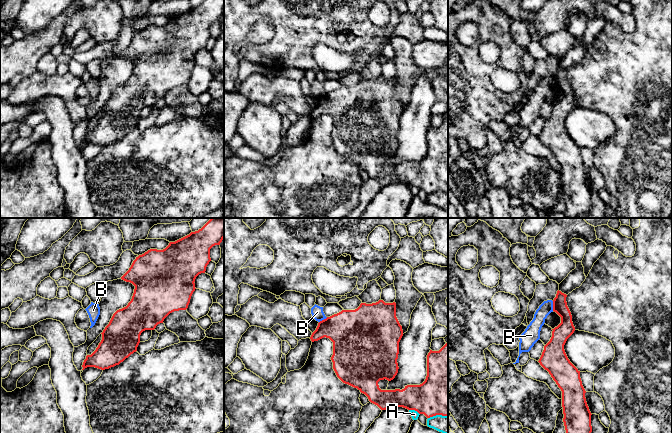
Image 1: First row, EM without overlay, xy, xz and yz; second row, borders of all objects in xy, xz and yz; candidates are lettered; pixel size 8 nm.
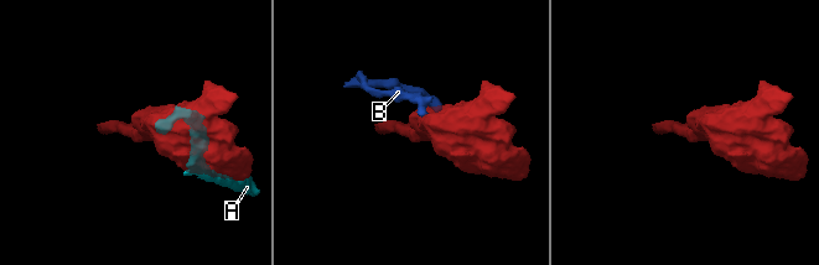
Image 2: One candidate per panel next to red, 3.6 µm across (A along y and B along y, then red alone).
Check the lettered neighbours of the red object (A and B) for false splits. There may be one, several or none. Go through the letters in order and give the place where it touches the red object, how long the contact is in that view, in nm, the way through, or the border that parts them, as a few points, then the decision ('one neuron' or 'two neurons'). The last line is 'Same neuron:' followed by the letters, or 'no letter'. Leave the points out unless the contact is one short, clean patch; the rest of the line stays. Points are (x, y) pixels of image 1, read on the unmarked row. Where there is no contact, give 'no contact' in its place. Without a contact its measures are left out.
A: meets red in xz at (414, 185); contact 100 nm long; two neurons
B: meets red in yz at (553, 82); contact 80 nm long; border along yz (552, 77), (553, 86); two neurons
Same neuron: no letter

